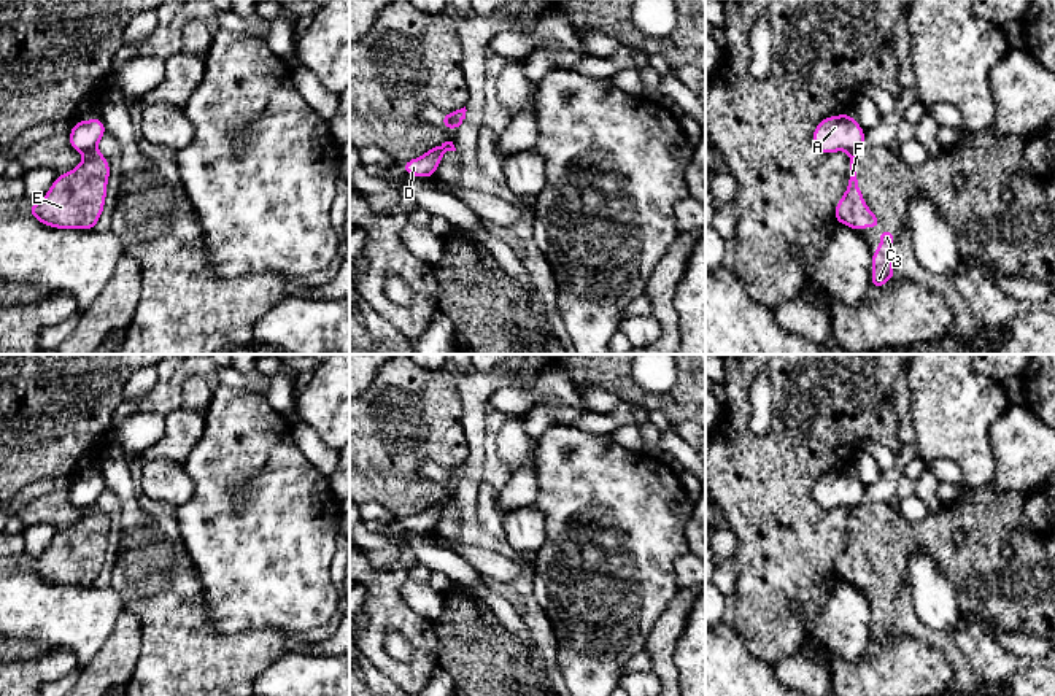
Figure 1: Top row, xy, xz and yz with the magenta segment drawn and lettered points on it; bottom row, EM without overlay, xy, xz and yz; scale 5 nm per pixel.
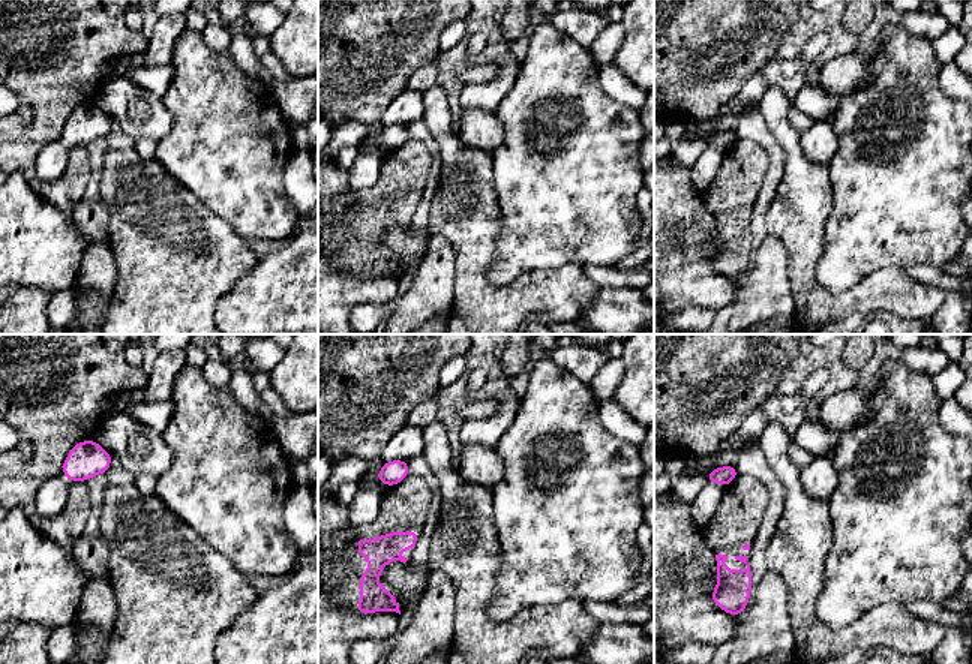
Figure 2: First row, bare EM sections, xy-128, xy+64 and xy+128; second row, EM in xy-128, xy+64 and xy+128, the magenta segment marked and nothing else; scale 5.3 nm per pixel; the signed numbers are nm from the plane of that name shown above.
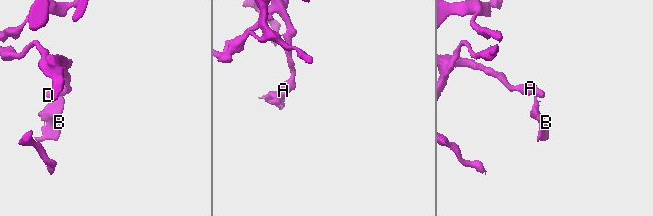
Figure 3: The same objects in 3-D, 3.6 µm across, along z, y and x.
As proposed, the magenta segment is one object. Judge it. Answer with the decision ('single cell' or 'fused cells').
fused cells

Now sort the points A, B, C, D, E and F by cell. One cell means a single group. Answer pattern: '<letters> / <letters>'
A D / B C E F

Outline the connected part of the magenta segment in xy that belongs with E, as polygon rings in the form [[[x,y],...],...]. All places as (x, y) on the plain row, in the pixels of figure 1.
[[[97,505],[68,529],[57,531],[48,550],[29,564],[29,570],[56,585],[95,585],[106,555],[110,518]]]

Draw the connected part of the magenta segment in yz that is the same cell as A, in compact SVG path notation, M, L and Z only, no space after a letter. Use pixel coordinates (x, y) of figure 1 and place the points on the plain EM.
M850 469L828 472L813 485L812 496L821 510L836 507L858 507L866 504L864 485L850 472Z

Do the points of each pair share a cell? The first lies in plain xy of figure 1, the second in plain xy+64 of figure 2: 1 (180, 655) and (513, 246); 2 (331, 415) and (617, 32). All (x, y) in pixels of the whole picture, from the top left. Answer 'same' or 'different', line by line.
1: different
2: different

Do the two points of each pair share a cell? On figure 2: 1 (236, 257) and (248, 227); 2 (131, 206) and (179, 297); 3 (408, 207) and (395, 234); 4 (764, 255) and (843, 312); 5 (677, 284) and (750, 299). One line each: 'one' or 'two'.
1: two
2: one
3: two
4: two
5: two

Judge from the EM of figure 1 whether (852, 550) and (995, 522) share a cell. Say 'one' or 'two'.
one

